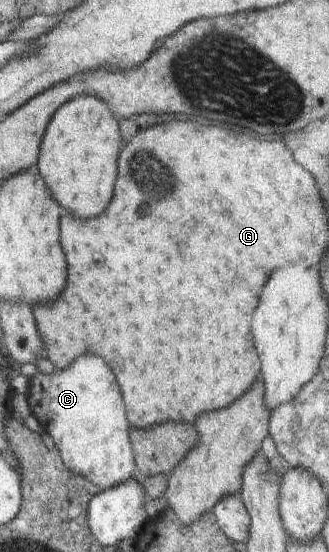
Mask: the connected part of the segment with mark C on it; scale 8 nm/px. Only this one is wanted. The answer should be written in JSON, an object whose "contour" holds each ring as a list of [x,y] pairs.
{"contour":[[[84,355],[72,361],[66,369],[54,369],[50,374],[41,374],[30,377],[33,383],[27,395],[27,402],[31,415],[36,417],[43,429],[52,437],[55,447],[59,451],[63,464],[86,480],[97,485],[100,489],[110,489],[126,483],[132,479],[135,461],[129,437],[129,423],[122,411],[120,387],[108,369],[108,365],[96,355]]]}

